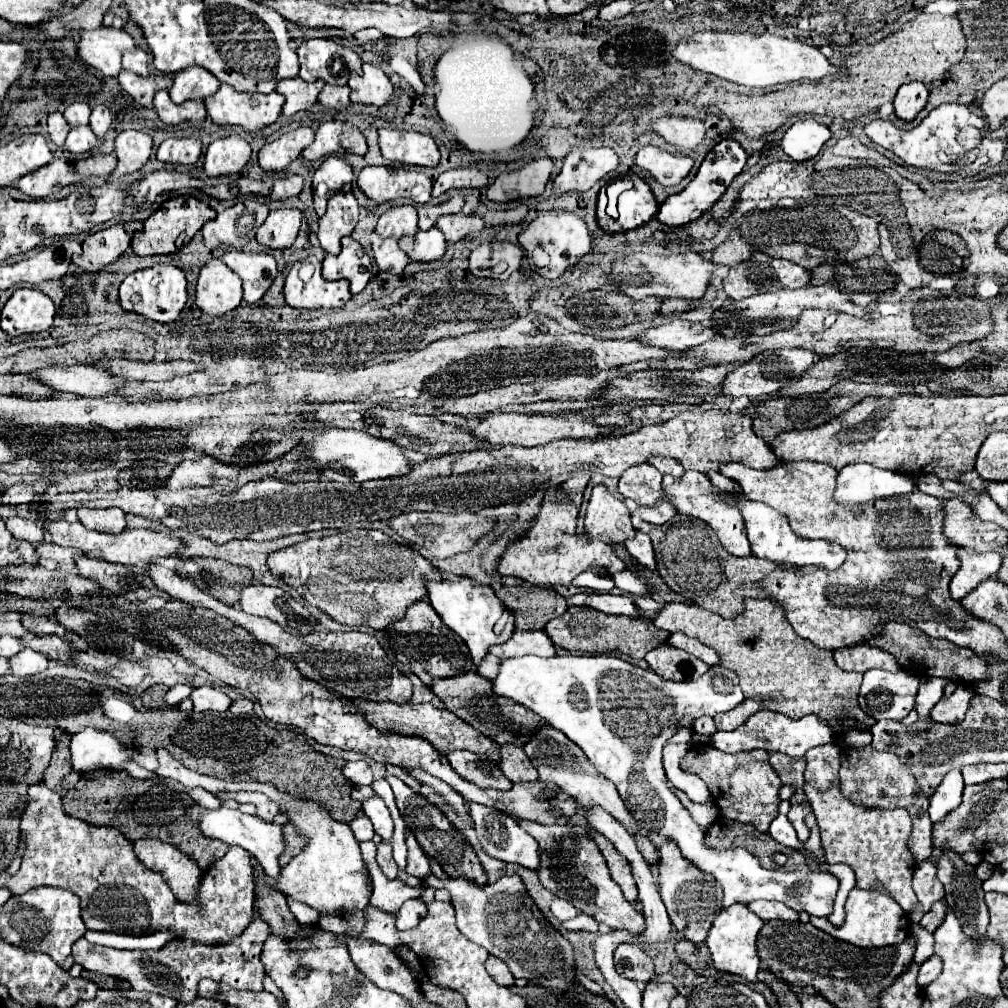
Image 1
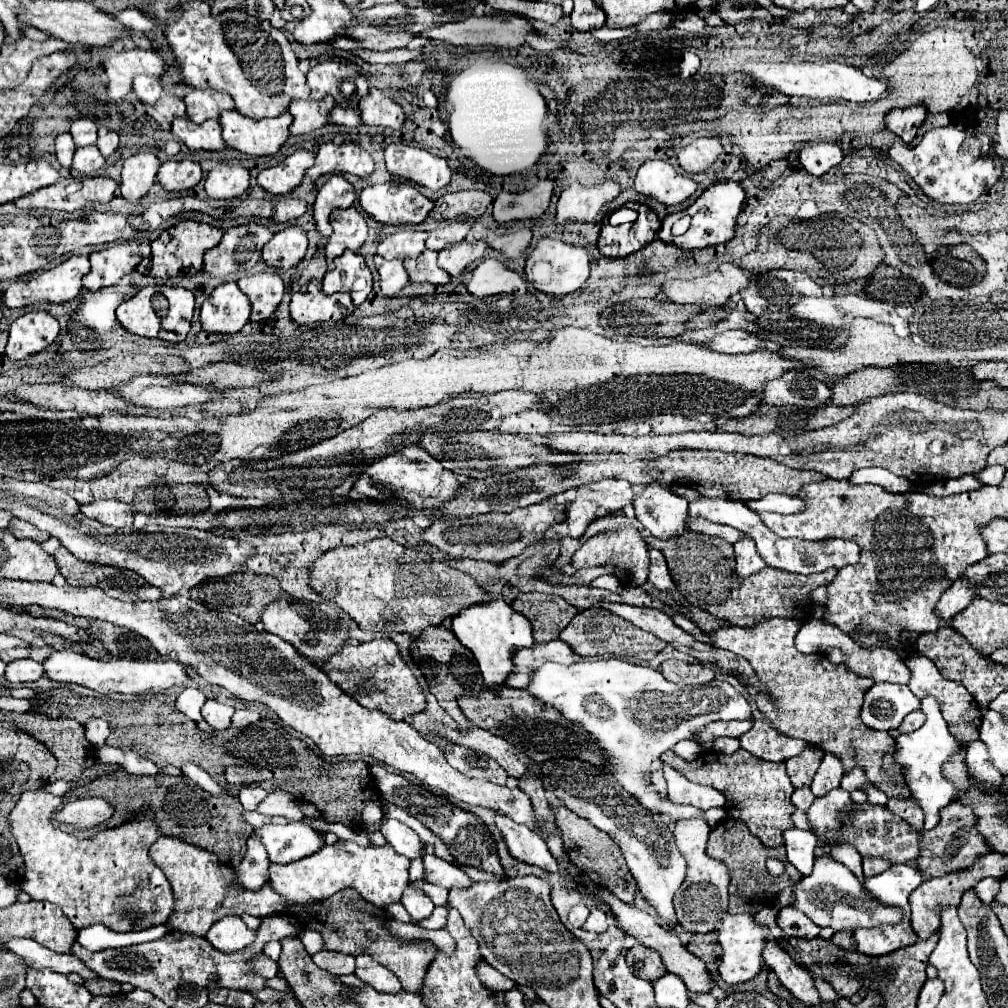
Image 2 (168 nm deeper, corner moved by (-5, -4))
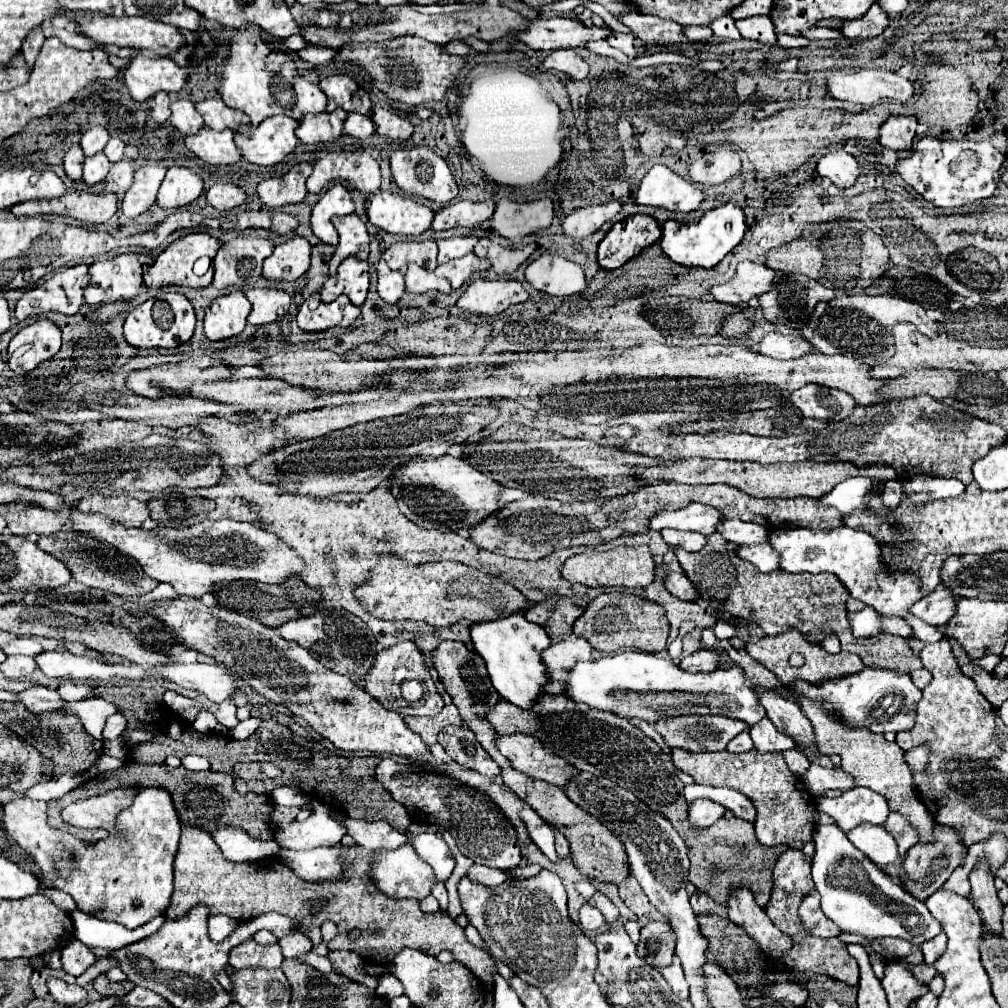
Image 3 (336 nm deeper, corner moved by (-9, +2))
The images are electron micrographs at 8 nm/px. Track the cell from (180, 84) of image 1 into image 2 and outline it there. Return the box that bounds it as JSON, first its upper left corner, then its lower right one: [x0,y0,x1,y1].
[184,88,234,124]

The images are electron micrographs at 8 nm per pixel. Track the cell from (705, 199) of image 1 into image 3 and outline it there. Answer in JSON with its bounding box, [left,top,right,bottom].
[660,202,746,268]

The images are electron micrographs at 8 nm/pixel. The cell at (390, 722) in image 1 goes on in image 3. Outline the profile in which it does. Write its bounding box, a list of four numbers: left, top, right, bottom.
[496,734,576,786]

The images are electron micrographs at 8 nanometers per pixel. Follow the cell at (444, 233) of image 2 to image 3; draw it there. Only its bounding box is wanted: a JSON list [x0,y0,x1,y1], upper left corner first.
[438,236,478,264]

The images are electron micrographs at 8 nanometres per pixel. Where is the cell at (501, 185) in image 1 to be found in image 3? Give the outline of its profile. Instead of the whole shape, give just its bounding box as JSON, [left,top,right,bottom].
[492,198,554,242]

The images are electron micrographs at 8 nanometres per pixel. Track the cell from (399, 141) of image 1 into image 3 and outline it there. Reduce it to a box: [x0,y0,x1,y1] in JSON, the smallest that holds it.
[390,146,458,204]

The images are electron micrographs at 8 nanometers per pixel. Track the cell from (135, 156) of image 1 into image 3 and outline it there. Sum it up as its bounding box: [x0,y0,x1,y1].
[122,162,166,218]

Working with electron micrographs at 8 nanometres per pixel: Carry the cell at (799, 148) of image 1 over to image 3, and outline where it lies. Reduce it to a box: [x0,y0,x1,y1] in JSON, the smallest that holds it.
[816,146,858,188]

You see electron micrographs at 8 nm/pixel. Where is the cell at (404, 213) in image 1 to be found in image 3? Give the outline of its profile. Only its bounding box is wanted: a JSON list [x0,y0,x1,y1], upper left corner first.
[382,240,438,272]

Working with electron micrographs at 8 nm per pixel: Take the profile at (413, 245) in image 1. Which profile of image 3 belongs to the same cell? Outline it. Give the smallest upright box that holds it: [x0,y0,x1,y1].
[406,264,452,294]

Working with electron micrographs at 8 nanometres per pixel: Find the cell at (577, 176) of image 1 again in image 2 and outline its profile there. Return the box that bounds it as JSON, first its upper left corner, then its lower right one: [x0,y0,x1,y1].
[556,180,620,224]

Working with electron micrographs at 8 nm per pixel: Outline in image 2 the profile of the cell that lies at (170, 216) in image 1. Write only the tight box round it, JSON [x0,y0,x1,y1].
[138,220,222,278]

